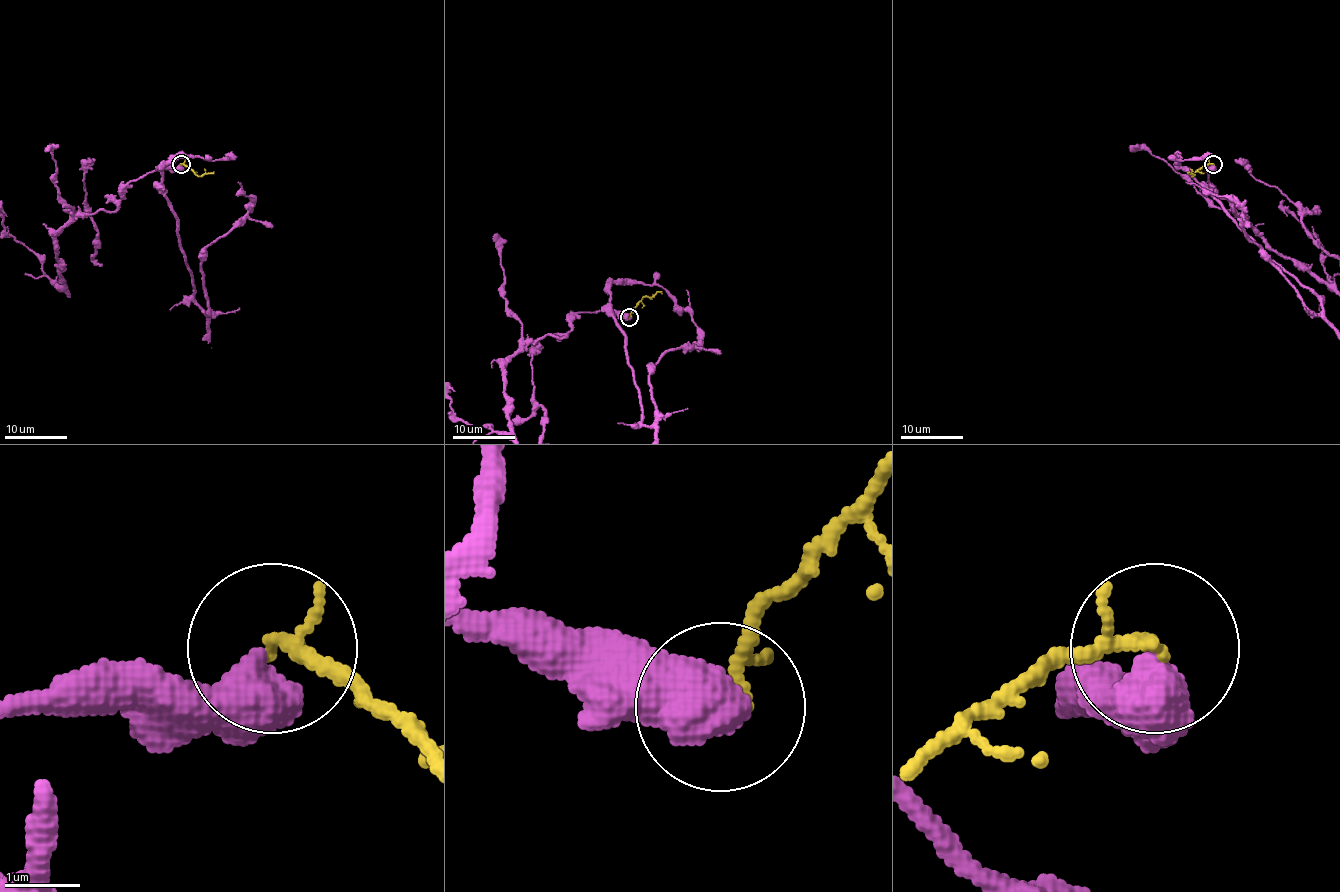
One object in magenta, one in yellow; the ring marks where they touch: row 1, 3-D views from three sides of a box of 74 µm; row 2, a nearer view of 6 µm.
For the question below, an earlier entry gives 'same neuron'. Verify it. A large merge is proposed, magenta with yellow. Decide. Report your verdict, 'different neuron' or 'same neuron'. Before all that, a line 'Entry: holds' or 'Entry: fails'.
Entry: fails
different neuron

